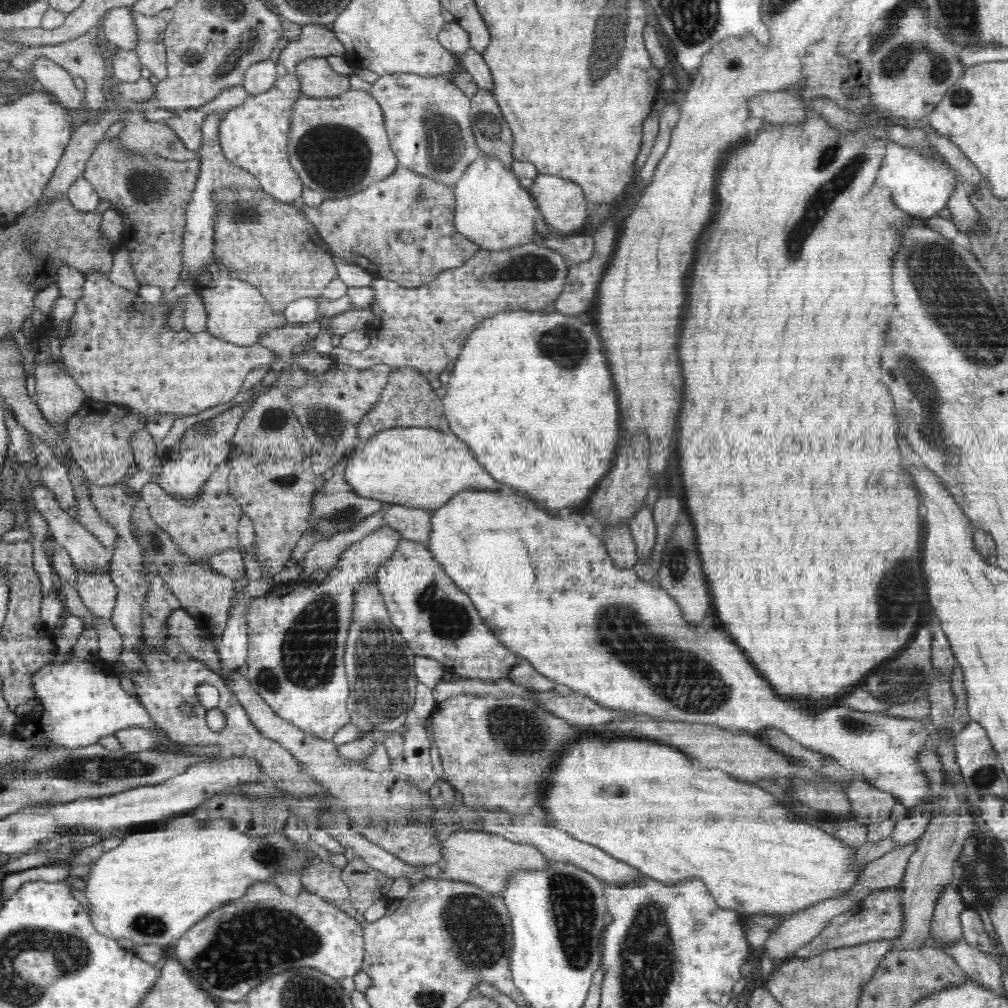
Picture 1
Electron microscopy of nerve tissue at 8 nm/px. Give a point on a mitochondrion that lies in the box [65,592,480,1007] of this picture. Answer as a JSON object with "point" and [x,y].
{"point":[250,942]}

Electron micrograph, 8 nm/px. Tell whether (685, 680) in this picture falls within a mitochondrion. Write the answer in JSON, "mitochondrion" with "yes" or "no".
{"mitochondrion":"yes"}

